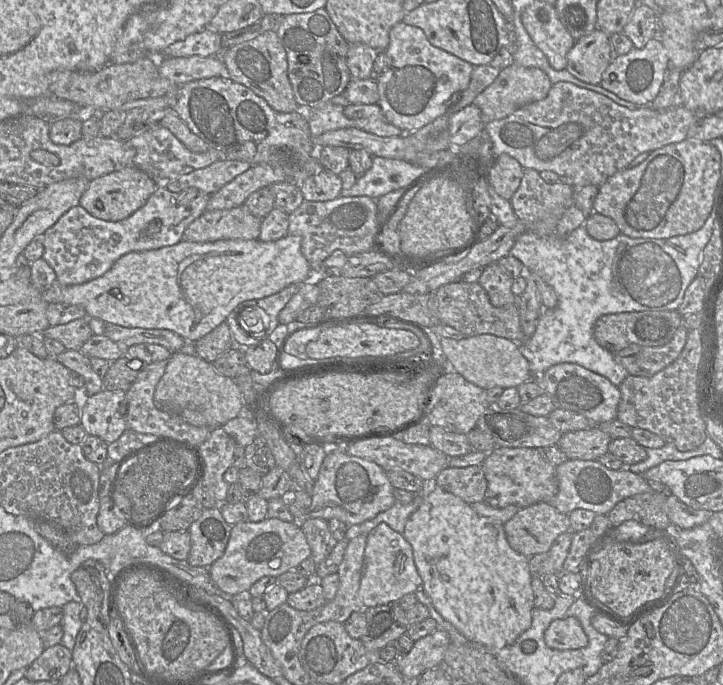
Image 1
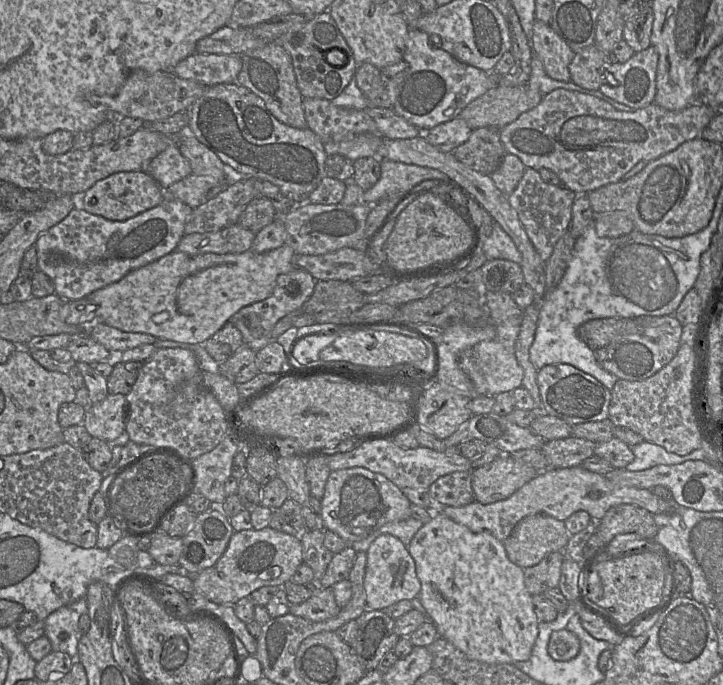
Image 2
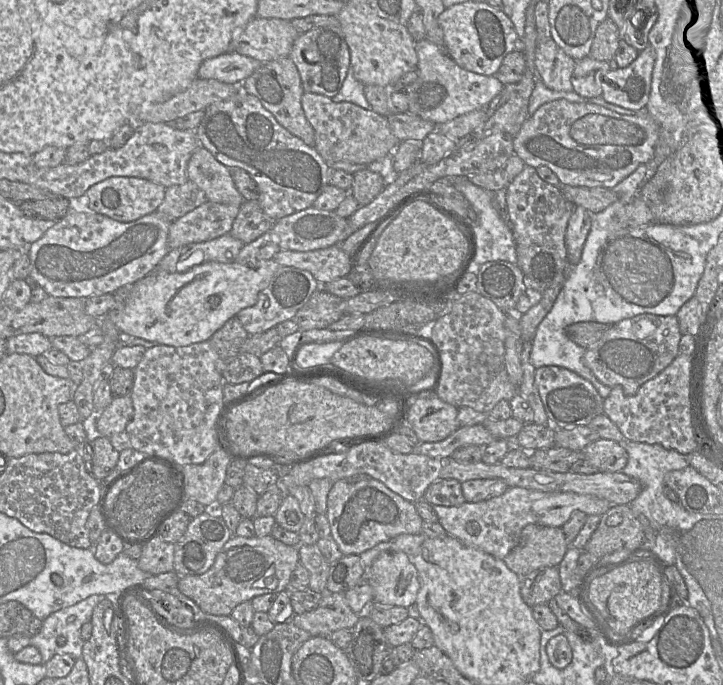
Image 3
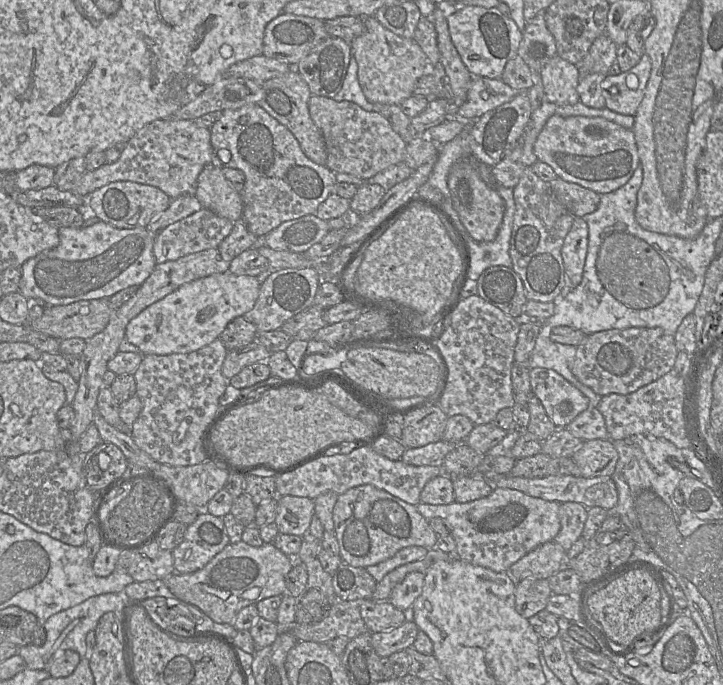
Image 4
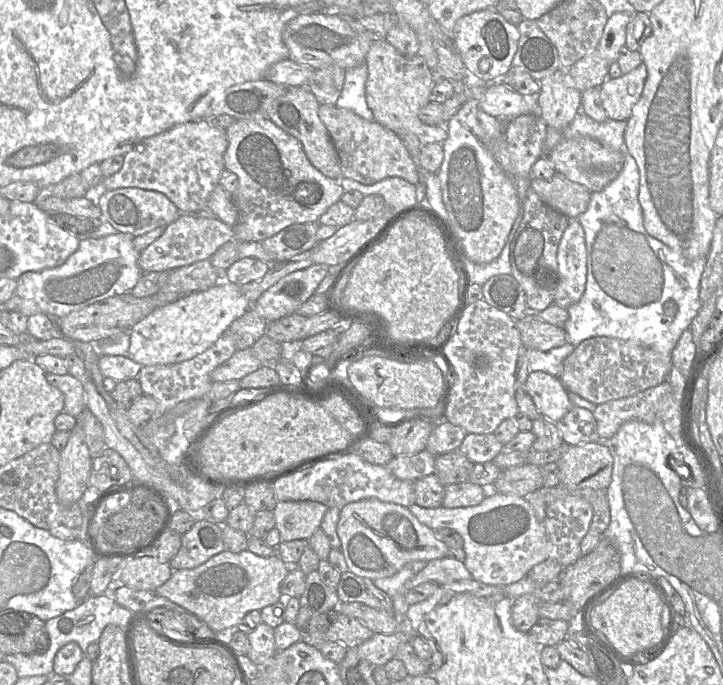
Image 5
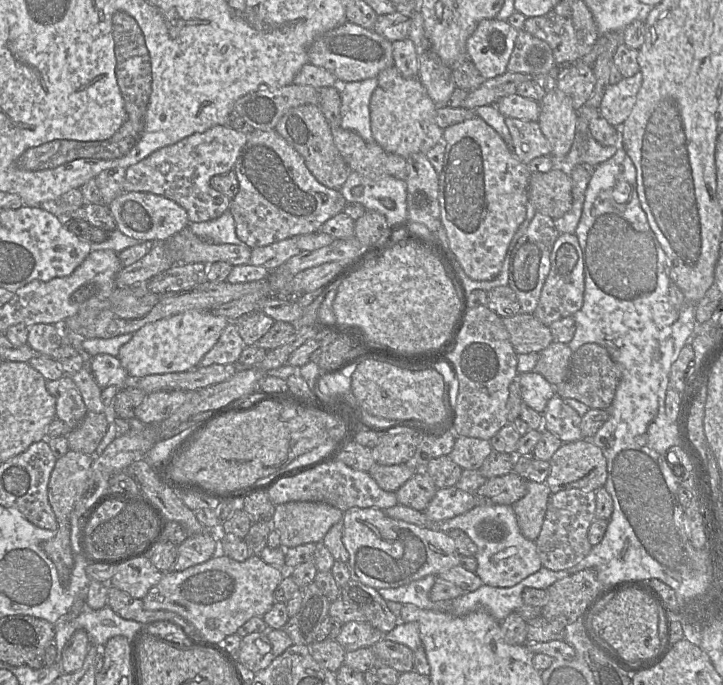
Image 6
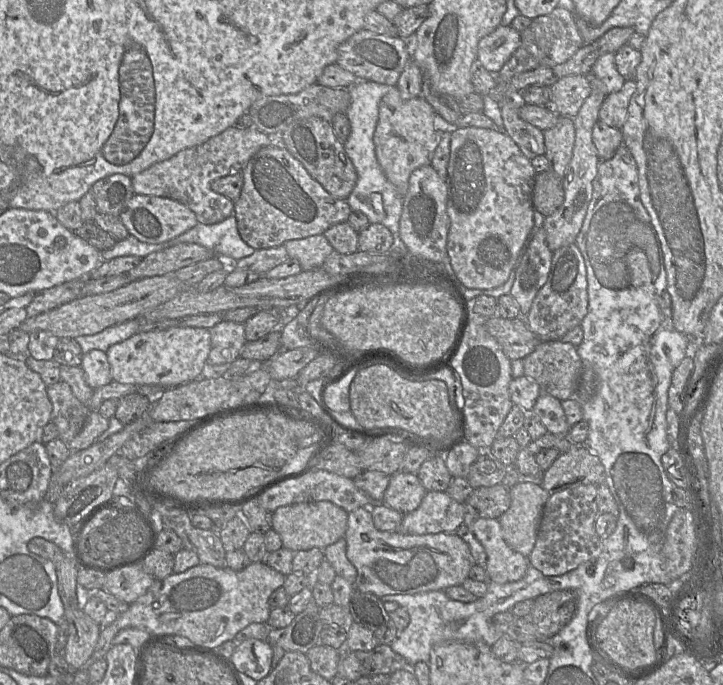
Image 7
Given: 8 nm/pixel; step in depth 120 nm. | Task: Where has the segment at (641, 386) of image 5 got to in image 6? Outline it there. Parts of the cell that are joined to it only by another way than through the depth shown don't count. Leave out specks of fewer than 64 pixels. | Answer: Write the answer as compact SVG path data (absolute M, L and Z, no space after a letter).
M586 343L573 352L568 377L558 385L556 394L561 398L572 398L591 409L608 409L615 397L621 379L621 370L606 348L596 343Z

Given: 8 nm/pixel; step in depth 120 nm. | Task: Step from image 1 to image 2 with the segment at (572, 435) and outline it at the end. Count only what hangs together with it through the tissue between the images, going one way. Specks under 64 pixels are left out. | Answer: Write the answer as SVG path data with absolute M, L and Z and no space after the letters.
M569 436L563 439L546 441L541 447L550 468L579 466L594 454L597 443Z

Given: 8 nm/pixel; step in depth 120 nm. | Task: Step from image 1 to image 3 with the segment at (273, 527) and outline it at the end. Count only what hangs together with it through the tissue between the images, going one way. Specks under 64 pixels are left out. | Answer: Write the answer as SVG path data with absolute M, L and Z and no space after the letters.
M235 534L223 546L207 572L180 577L178 589L205 613L230 616L240 603L260 595L287 590L291 574L299 563L298 547L286 545L271 535L246 538Z

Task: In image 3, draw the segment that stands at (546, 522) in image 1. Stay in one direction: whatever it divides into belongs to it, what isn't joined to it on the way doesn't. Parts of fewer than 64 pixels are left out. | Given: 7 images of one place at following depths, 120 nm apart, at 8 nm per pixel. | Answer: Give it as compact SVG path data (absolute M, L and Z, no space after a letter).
M528 524L521 532L519 543L504 561L521 576L539 568L558 567L569 546L561 527Z

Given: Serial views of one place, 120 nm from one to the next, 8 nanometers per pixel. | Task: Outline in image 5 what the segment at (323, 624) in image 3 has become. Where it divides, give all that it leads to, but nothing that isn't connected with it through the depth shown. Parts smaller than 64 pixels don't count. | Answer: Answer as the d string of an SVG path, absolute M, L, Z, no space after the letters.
M338 614L336 621L323 633L301 632L301 641L318 647L323 643L337 642L346 648L357 647L371 638L374 633L359 620Z

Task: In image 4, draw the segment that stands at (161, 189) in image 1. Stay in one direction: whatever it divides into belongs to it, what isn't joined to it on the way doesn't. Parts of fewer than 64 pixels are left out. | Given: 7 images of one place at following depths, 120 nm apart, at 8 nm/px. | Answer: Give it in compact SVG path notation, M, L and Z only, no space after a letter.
M102 220L80 228L59 229L59 245L28 259L22 266L19 292L28 300L40 299L47 305L66 305L81 300L109 299L114 294L132 286L140 286L156 266L153 253L155 236L146 227L116 228Z

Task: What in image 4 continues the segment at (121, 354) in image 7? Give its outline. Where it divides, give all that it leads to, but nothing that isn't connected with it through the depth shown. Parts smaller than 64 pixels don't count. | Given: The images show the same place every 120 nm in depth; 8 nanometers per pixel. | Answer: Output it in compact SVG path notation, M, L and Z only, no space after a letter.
M227 271L186 283L134 317L127 324L125 337L137 346L143 355L186 354L196 351L216 340L229 322L243 316L254 307L259 296L261 282L262 278L235 275Z

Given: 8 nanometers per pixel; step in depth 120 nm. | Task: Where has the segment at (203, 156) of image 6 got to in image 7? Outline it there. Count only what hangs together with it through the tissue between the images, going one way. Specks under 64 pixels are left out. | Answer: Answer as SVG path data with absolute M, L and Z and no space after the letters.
M229 127L203 144L186 148L171 158L155 163L131 177L135 194L168 197L192 210L198 223L211 225L233 215L234 202L211 189L211 183L220 177L242 172L247 162L263 147L279 143L257 128L238 129Z

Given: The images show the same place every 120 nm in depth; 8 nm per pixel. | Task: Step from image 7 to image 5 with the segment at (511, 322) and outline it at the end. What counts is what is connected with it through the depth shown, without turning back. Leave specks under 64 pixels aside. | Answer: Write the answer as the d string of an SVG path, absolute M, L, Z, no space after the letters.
M528 313L519 320L515 320L522 345L528 349L548 351L567 343L564 329L549 324L534 313Z

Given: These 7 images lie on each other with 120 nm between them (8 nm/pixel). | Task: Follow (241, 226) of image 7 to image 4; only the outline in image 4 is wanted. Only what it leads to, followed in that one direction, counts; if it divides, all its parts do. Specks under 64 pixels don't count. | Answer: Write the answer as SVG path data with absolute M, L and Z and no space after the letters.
M250 104L238 109L229 109L222 111L220 118L213 124L210 129L211 132L211 145L214 151L214 161L222 167L230 167L241 170L245 175L245 185L241 192L243 199L243 212L242 218L244 219L248 229L254 235L262 239L270 231L278 227L283 222L300 218L305 215L314 214L317 211L318 206L334 192L336 178L333 171L328 169L326 165L319 165L311 161L302 151L299 142L295 136L289 131L289 129L279 123L275 118L269 115L261 106L258 104Z

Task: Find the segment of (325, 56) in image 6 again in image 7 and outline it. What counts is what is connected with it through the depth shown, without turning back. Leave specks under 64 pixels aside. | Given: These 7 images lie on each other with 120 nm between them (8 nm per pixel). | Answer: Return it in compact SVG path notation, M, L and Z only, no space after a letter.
M362 29L340 45L336 64L352 72L359 80L374 81L388 86L396 86L398 79L409 61L411 51L404 40Z

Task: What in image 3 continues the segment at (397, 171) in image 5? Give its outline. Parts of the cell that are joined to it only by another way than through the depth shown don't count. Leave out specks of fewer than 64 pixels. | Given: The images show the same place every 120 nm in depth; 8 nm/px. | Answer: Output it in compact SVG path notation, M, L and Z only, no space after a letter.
M304 92L301 98L304 114L314 129L314 147L322 158L333 164L347 161L369 164L392 153L401 142L390 129L387 117L351 102L334 102L321 94Z

